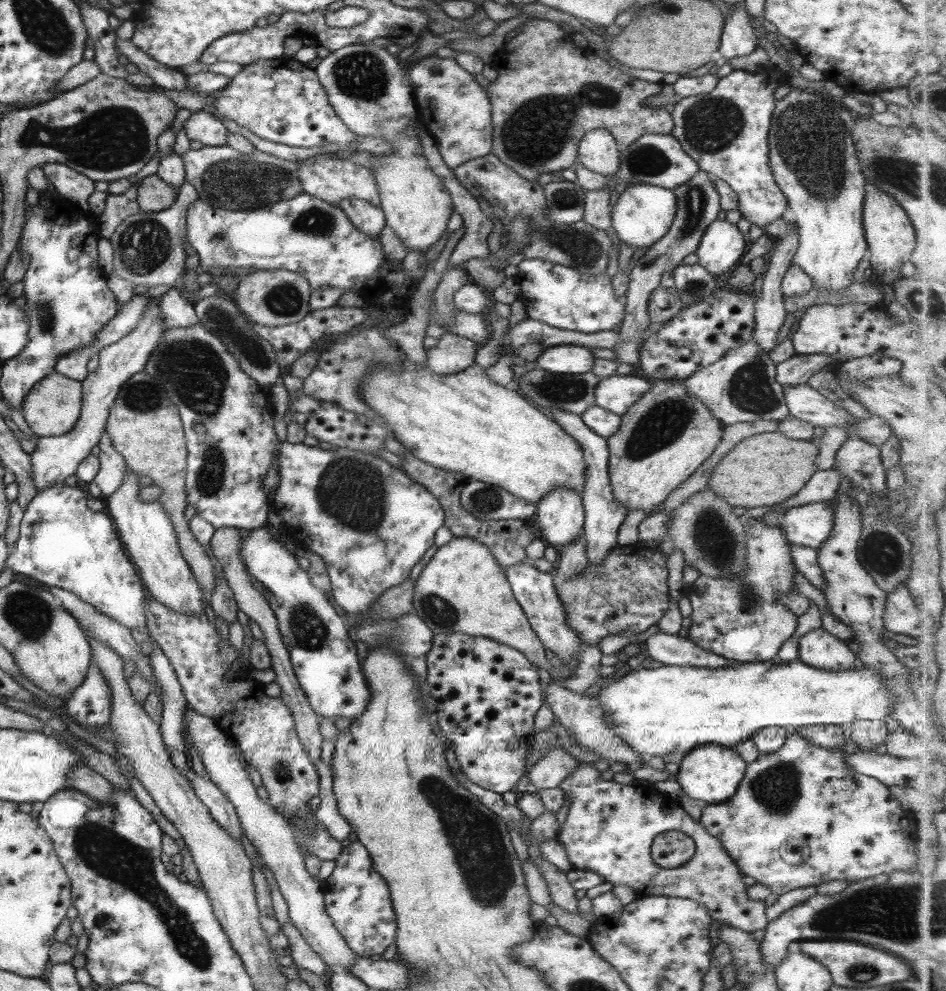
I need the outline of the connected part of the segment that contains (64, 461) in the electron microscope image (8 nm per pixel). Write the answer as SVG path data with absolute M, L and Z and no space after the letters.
M164 294L149 297L135 328L121 340L105 346L95 356L98 362L97 369L93 373L88 373L85 380L80 382L82 384L81 409L73 428L59 436L42 436L36 440L35 450L29 454L31 482L36 486L36 492L52 484L63 483L66 477L76 472L79 462L98 443L109 415L108 409L113 405L119 387L133 374L145 369L149 355L155 351L163 333L168 330L160 313L160 300L163 297Z

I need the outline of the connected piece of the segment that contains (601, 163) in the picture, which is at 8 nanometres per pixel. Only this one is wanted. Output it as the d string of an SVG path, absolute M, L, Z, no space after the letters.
M607 129L584 132L577 146L575 162L581 163L587 170L611 177L618 169L619 146Z

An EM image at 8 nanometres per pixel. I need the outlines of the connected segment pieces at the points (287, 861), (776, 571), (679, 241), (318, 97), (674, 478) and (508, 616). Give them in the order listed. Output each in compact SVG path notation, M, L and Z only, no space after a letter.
M189 705L184 706L182 712L182 729L184 732L185 750L197 750L199 760L203 765L207 778L227 797L233 805L241 831L253 849L257 851L262 864L267 866L277 884L277 889L284 898L288 908L289 920L300 932L303 941L328 967L333 970L345 970L357 955L351 953L341 935L335 930L329 915L324 911L321 885L309 876L304 865L304 856L297 848L297 841L289 824L281 814L271 810L270 804L261 801L255 793L255 786L251 783L247 771L240 762L235 747L228 746L226 736L219 725L212 718L201 716Z
M760 518L753 519L754 521L752 522L751 526L745 525L746 569L744 570L744 572L742 572L740 576L734 576L734 578L707 578L699 576L695 579L693 583L687 586L687 590L684 592L685 596L689 599L691 609L693 610L690 615L691 624L687 628L686 638L689 639L693 644L695 644L695 646L698 646L699 648L702 648L707 652L716 654L717 656L722 656L727 660L736 660L739 663L775 660L775 654L779 650L779 647L791 636L791 634L793 634L797 620L797 617L791 614L791 612L787 611L787 609L785 609L785 606L783 606L778 601L779 595L790 592L789 584L791 584L791 582L793 581L792 575L794 571L788 549L789 544L784 539L784 536L780 532L779 527L767 527L767 525L763 525L763 523L761 523Z
M699 169L697 173L685 181L685 184L672 189L676 198L676 211L667 232L660 236L650 247L647 247L643 255L631 264L628 273L628 287L622 300L624 303L624 317L621 321L621 328L617 332L619 342L615 344L615 348L611 348L613 354L615 354L614 362L617 365L639 364L637 341L651 325L646 309L650 301L651 290L655 290L660 285L661 274L670 272L687 254L693 254L697 250L703 231L708 224L711 224L712 220L716 219L721 209L718 194L714 191L708 178L709 175Z
M282 56L271 60L257 59L241 65L241 70L230 78L227 87L221 91L221 95L217 97L213 105L203 110L205 112L215 110L216 113L223 115L222 117L243 126L243 128L246 128L255 136L263 138L263 140L279 142L279 144L286 144L287 146L293 146L293 148L315 148L315 146L335 144L337 150L343 150L346 146L351 148L350 144L354 142L356 144L355 150L359 152L388 155L392 151L390 144L380 136L361 136L351 132L335 114L315 72L293 58L285 59Z
M652 381L651 389L620 416L616 431L606 438L611 494L628 511L643 510L645 517L655 512L667 495L701 466L719 442L723 424L711 416L699 399L687 395L685 387L679 381Z
M452 537L447 543L436 548L414 582L411 613L417 615L433 635L436 632L464 632L469 636L484 636L522 652L534 667L548 672L554 682L565 679L544 655L546 649L535 636L522 609L517 605L503 568L493 558L487 545L481 544L478 540L469 537Z

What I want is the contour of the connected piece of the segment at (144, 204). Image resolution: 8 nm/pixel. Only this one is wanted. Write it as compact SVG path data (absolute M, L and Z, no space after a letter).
M153 174L143 177L138 183L136 201L139 209L157 212L171 206L177 194L178 189Z

